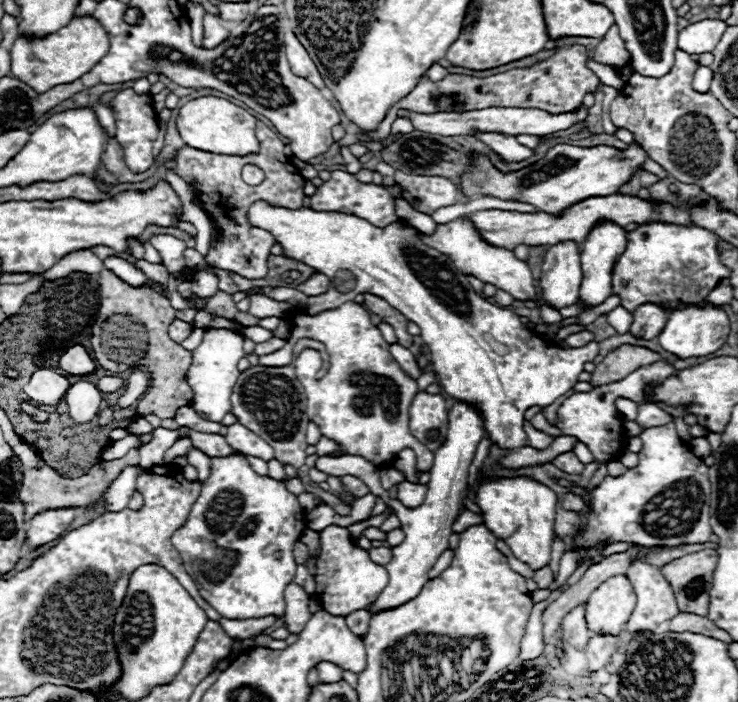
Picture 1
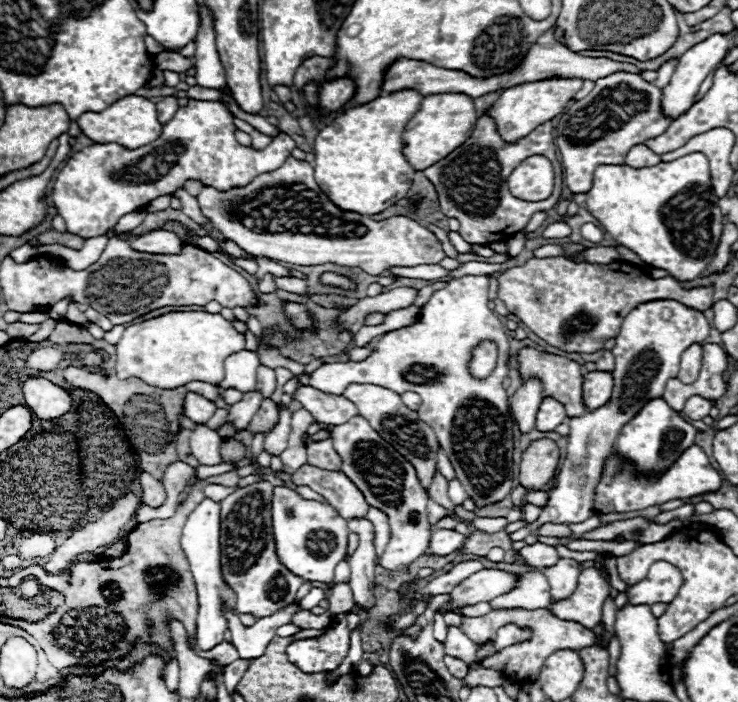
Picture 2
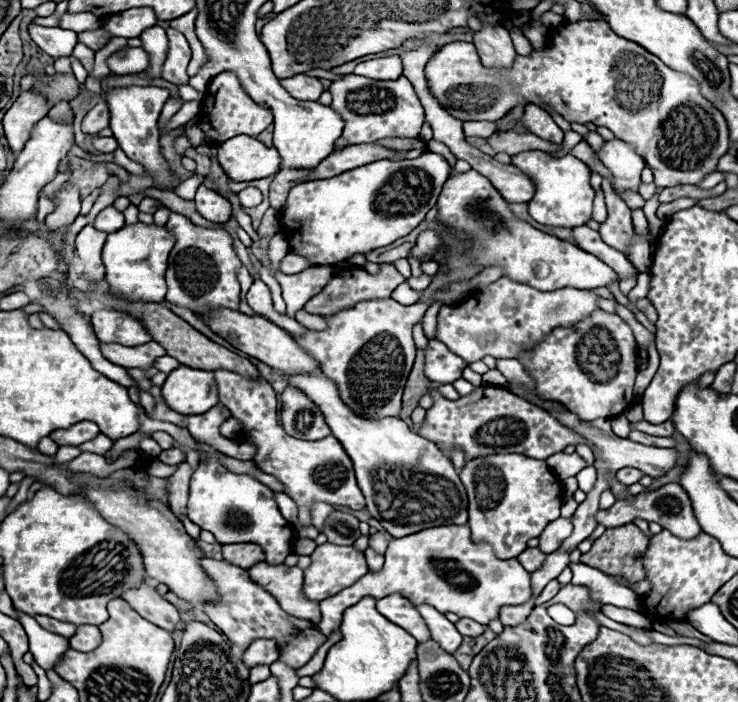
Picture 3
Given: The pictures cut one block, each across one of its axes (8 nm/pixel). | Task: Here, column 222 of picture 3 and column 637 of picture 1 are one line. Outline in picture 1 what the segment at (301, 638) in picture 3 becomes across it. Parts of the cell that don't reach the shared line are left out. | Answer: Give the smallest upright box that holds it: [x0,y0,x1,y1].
[624,560,678,632]

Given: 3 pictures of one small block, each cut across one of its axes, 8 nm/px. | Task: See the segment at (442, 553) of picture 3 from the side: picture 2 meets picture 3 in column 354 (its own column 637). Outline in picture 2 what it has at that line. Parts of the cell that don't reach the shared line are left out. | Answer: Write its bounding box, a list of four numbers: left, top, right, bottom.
[628,562,682,604]

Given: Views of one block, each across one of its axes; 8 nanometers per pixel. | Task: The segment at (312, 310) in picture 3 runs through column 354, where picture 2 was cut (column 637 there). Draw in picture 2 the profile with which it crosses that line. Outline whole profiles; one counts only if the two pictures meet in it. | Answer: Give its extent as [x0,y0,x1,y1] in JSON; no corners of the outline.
[498,258,714,352]

